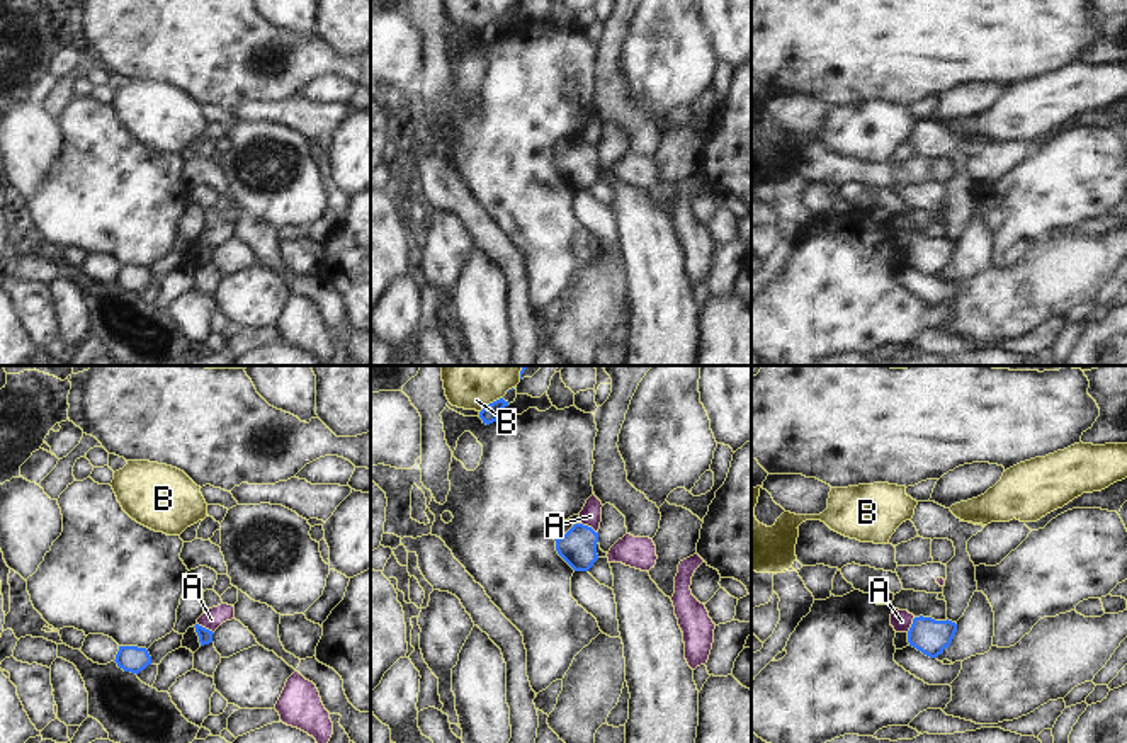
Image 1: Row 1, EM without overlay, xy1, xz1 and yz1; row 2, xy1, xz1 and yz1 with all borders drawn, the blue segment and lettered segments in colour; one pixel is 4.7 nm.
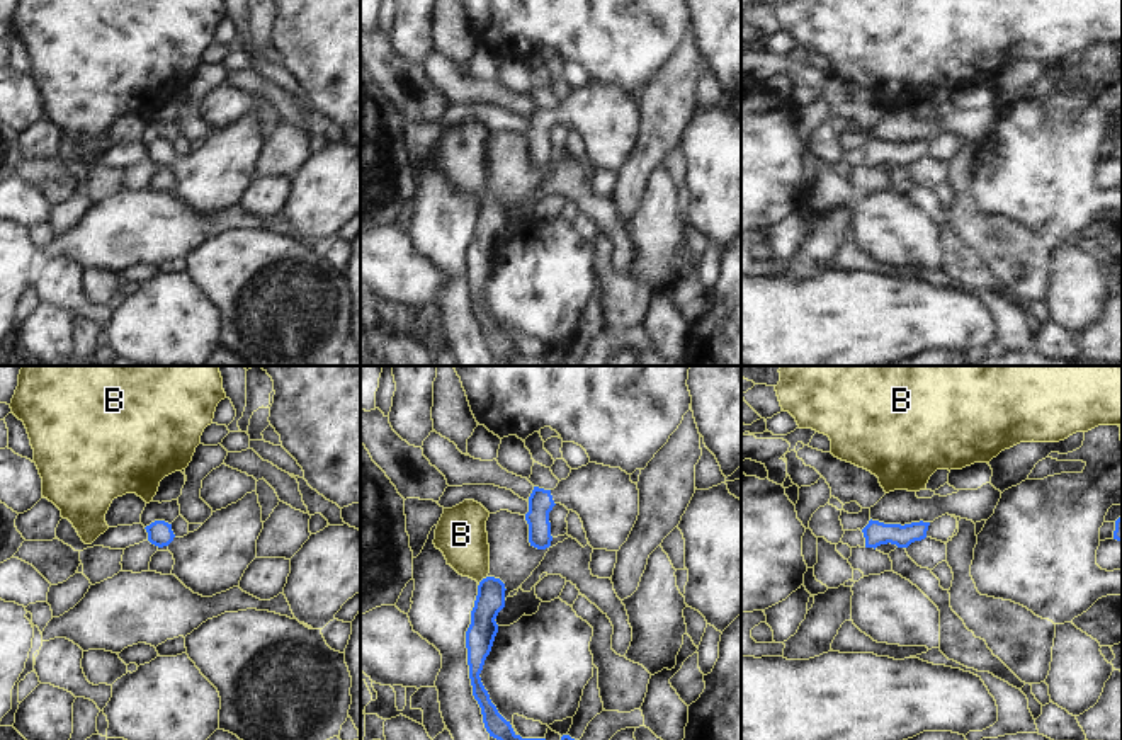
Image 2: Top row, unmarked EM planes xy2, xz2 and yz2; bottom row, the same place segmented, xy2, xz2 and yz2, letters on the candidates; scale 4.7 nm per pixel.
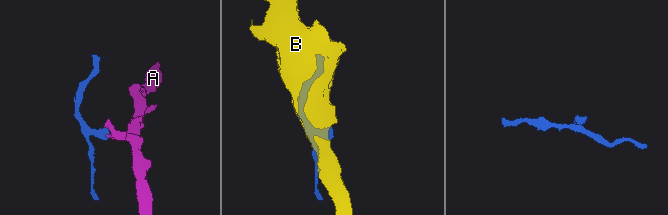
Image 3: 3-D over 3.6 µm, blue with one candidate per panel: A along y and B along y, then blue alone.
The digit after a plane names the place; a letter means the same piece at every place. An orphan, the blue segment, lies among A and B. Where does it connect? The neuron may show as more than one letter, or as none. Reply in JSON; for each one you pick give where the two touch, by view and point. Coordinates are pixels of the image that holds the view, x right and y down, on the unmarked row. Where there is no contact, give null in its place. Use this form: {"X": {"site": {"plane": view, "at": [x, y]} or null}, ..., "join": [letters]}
{"join": []}

